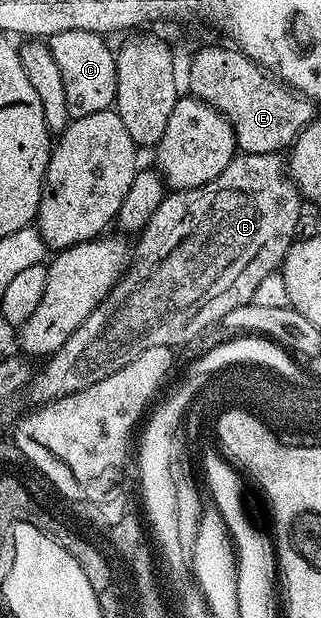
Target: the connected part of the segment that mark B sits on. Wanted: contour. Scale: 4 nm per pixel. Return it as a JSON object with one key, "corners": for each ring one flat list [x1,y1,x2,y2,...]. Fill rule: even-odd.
{"corners":[[239,152,225,172,209,180,209,184,188,190,171,190,161,200,157,212,149,216,149,224,138,231,139,243,134,243,132,260,119,282,105,300,85,316,85,324,81,324,81,328,77,328,77,332,73,332,73,336,44,361,47,363,43,367,38,367,29,385,32,400,42,404,89,388,89,384,113,376,117,368,125,368,129,360,137,360,137,356,148,348,178,348,205,333,214,322,215,325,222,323,225,312,233,312,233,308,241,308,241,304,250,302,257,284,282,267,283,257,297,238,295,229,299,226,302,206,305,206,304,199,279,154]]}

